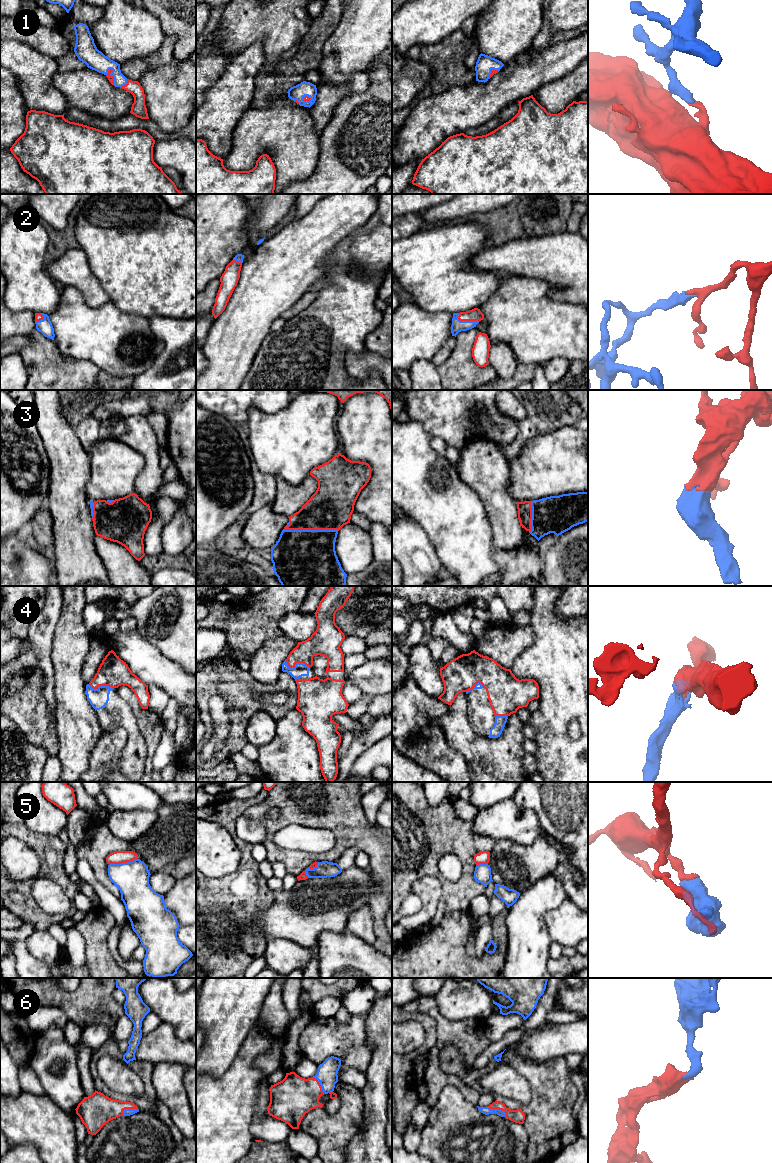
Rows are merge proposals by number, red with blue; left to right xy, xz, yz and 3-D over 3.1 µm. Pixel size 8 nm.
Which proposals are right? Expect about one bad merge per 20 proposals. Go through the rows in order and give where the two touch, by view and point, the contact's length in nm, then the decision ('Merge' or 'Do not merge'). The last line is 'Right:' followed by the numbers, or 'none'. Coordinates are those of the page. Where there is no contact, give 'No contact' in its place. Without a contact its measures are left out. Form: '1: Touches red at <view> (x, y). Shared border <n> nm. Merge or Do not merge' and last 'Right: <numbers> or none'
1: Touches red at xy (112, 76). Shared border 140 nm. Merge
2: Touches red at yz (467, 320). Shared border 180 nm. Merge
3: Touches red at xz (311, 529). Shared border 440 nm. Merge
4: Touches red at xz (296, 662). Shared border 200 nm. Merge
5: Touches red at xy (123, 862). Shared border 240 nm. Do not merge
6: Touches red at yz (498, 1108). Shared border 170 nm. Merge
Right: 1, 2, 3, 4, 6

